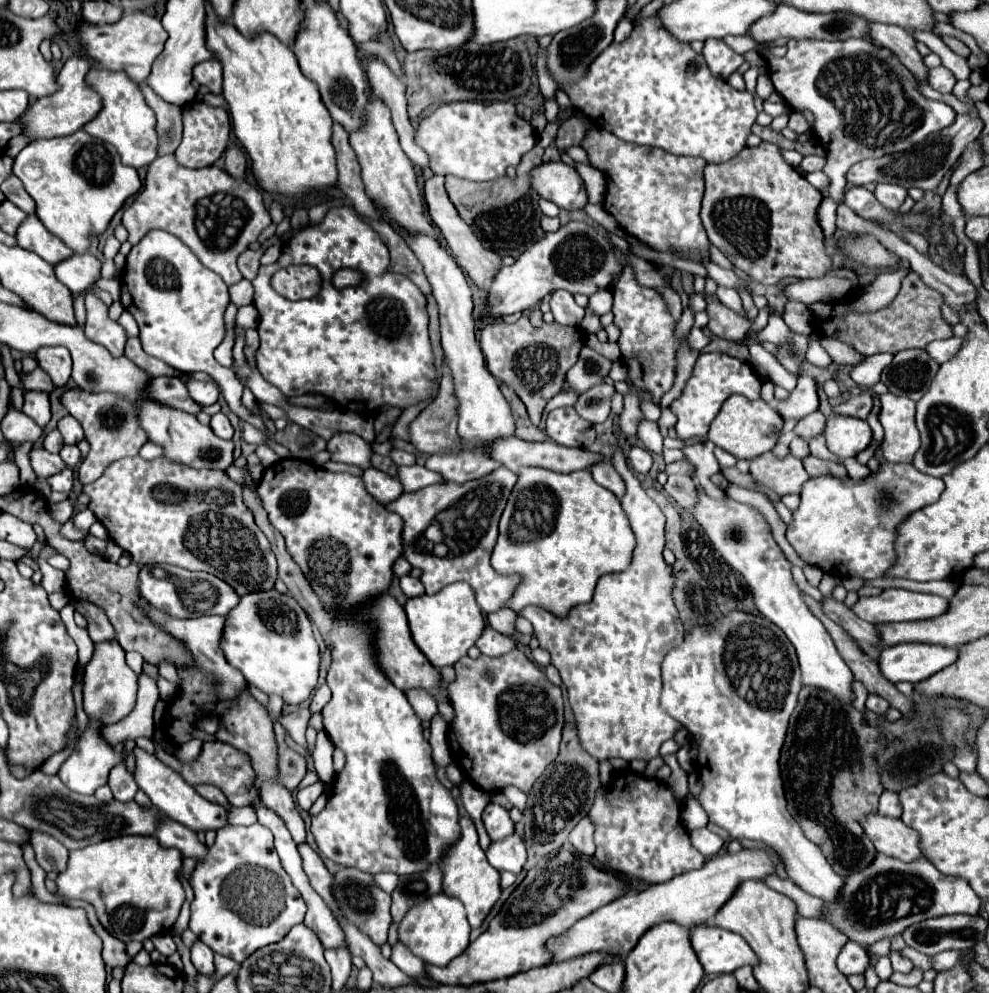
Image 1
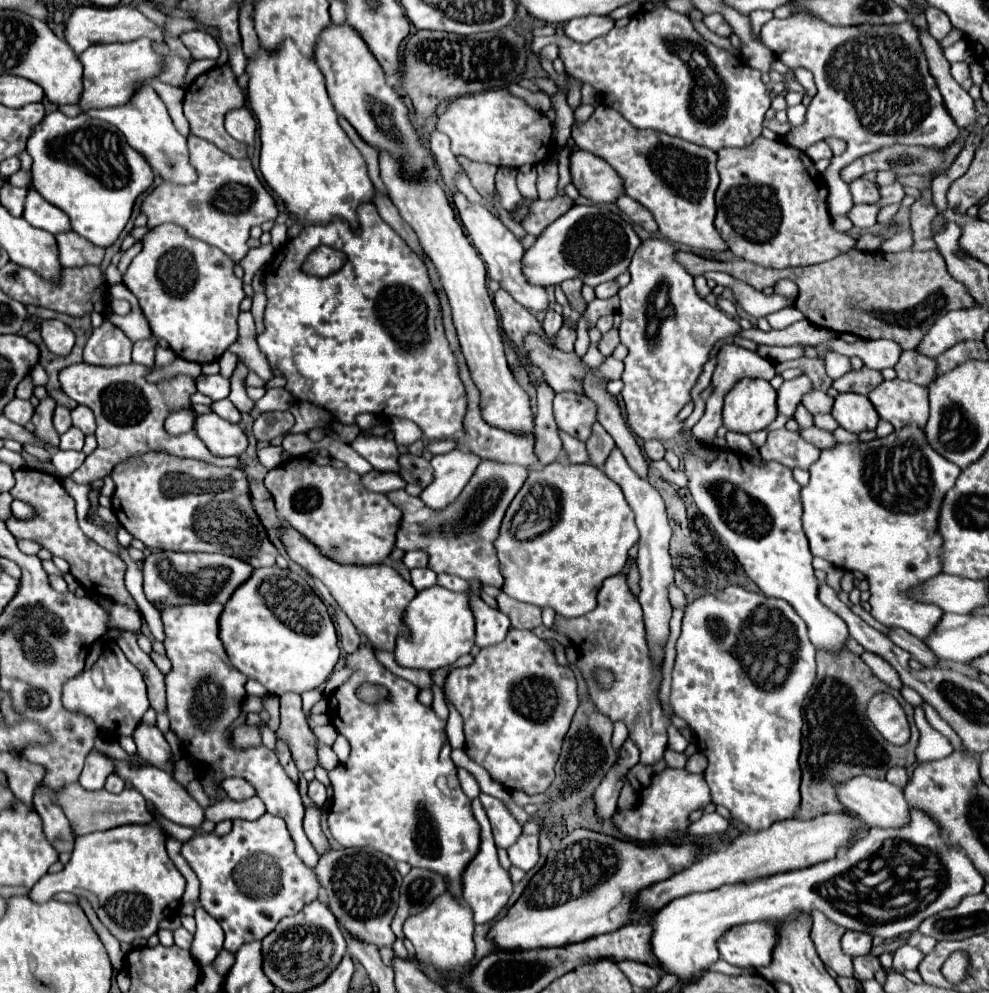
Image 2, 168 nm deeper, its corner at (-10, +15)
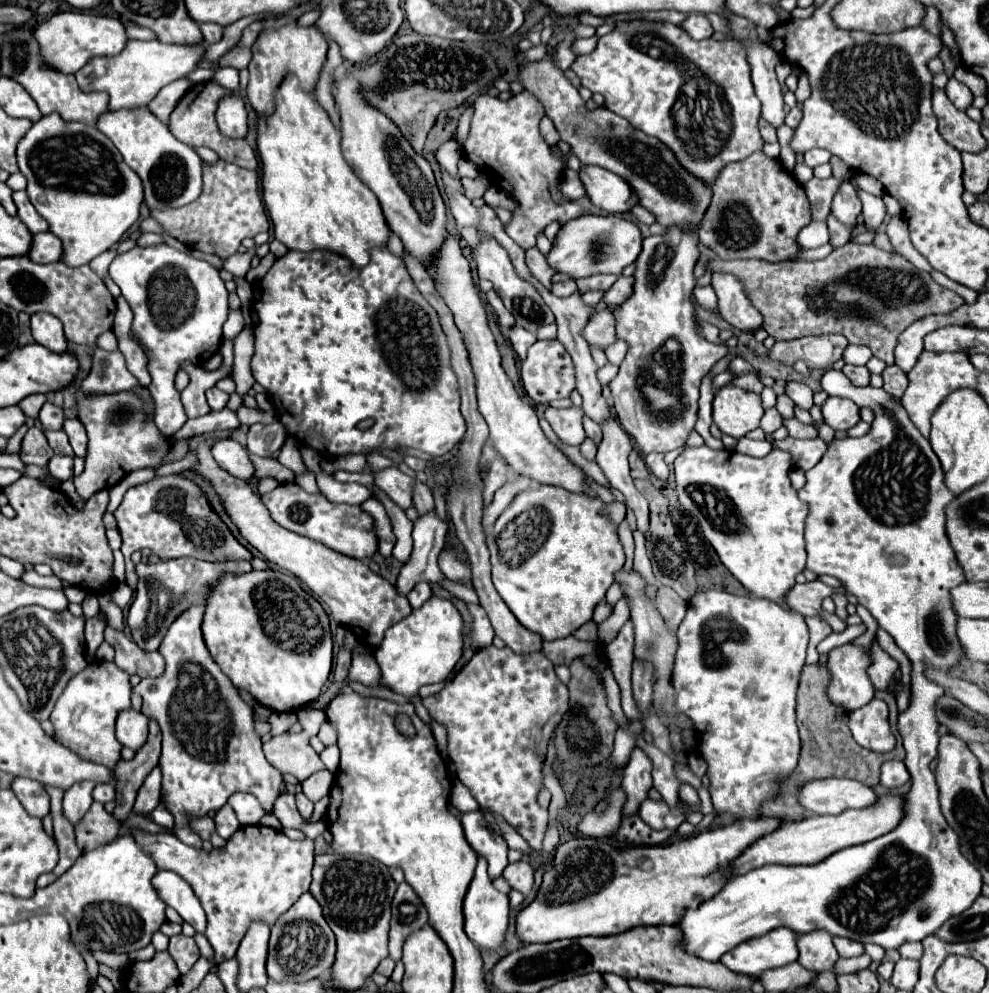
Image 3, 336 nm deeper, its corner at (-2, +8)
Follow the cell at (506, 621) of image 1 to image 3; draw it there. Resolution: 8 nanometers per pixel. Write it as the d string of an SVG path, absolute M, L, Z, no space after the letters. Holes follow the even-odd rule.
M436 511L418 515L414 521L414 551L408 565L402 567L396 587L406 595L418 581L446 581L446 575L436 563L436 553L442 551L446 543L448 525L438 517Z

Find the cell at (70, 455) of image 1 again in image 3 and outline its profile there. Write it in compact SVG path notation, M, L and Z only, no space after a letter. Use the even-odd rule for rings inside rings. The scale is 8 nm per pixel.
M44 431L44 433L46 433L48 443L50 443L50 447L54 449L56 455L74 455L72 445L70 445L64 431Z

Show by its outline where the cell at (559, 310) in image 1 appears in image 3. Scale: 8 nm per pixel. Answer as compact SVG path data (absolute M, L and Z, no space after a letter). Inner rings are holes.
M558 281L552 285L552 293L556 297L570 297L576 291L576 283L574 281Z

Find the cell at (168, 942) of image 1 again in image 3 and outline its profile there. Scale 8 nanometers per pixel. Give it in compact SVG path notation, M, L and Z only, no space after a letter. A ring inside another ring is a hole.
M174 935L170 937L170 945L168 945L168 953L172 955L172 959L176 961L180 973L184 975L200 957L198 953L198 945L192 937L184 937L184 935Z

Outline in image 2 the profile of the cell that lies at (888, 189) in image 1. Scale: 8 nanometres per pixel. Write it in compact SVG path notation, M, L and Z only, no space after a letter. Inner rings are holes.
M894 182L894 184L890 184L890 186L882 186L882 188L880 188L880 200L878 200L878 206L884 208L884 206L888 206L888 204L900 202L902 198L904 198L904 188L902 188L902 184Z

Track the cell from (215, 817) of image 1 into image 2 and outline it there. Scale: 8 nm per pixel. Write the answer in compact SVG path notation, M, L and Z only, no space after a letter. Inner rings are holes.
M140 722L134 730L134 742L138 746L138 754L148 760L148 764L158 766L172 774L172 762L170 762L170 746L162 732L156 726L150 726L146 722Z

